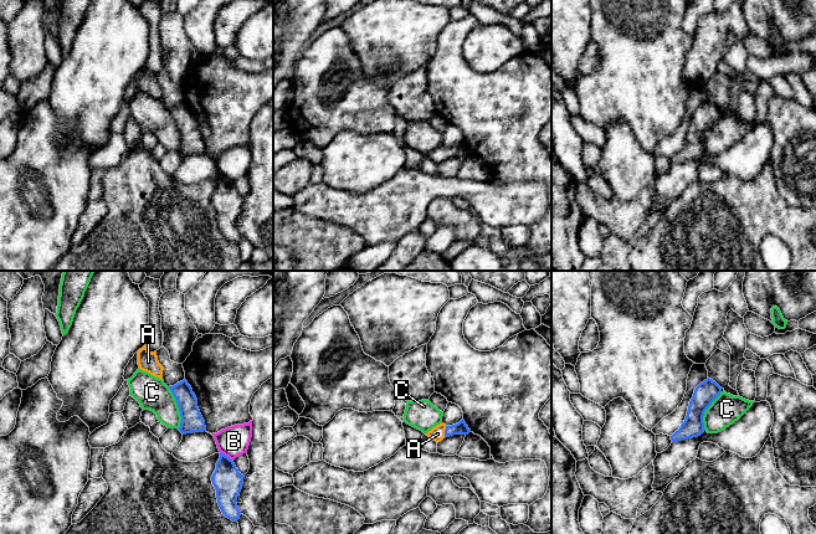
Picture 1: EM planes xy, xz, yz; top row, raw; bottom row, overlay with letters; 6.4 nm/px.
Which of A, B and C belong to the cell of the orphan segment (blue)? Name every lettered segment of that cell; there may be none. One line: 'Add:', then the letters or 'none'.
Add: A

